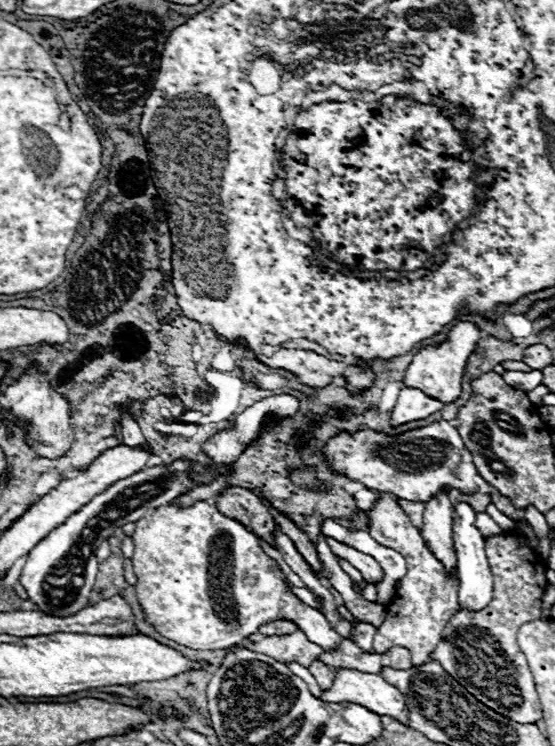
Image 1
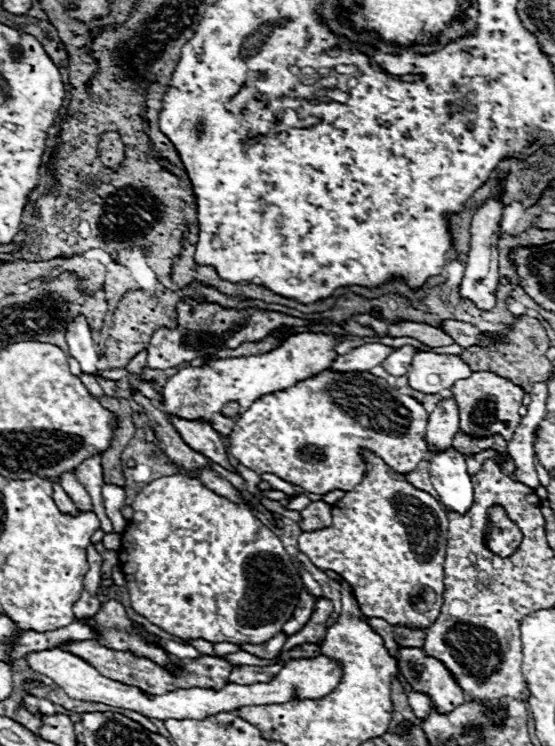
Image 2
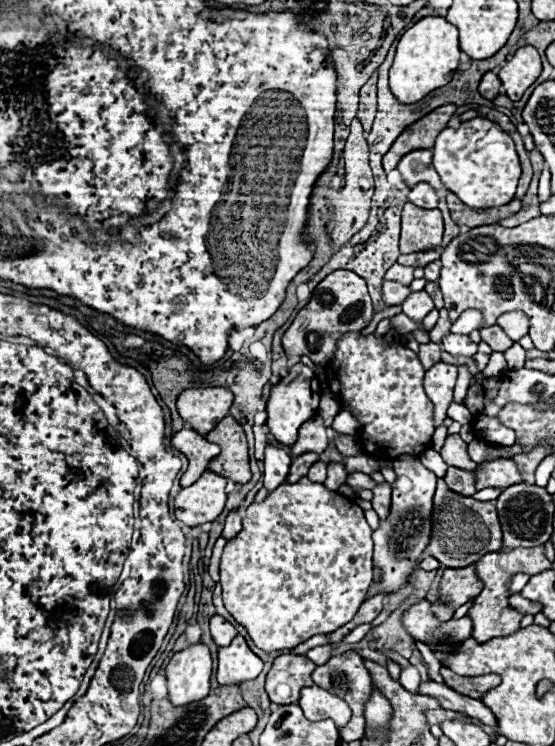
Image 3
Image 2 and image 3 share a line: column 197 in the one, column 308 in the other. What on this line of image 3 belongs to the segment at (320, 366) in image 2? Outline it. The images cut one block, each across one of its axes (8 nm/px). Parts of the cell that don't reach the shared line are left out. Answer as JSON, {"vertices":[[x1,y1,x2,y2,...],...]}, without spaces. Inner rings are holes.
{"vertices":[[302,362,294,364,288,370,288,376,284,376,276,386,272,386,272,392,270,392,270,398,268,398,268,406,266,406,266,412,268,412,268,422,266,424,270,428,270,434,280,444,292,446,296,442,298,428,306,420,316,416,318,402,320,402,320,386,318,386,318,380,316,380,314,372]]}

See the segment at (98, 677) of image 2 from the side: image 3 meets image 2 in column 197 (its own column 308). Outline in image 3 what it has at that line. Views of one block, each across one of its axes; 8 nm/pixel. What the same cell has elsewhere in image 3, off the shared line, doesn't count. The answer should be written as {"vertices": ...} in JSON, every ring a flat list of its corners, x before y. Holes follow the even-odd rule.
{"vertices":[[320,686,304,688,298,704,310,721,332,719,338,728,342,728,350,720,348,704,342,698,330,694,328,690,322,690]]}

